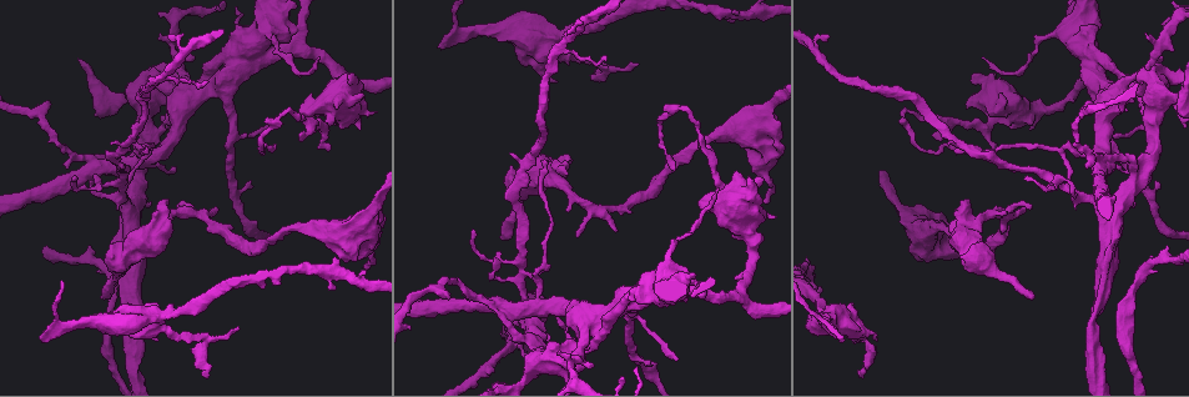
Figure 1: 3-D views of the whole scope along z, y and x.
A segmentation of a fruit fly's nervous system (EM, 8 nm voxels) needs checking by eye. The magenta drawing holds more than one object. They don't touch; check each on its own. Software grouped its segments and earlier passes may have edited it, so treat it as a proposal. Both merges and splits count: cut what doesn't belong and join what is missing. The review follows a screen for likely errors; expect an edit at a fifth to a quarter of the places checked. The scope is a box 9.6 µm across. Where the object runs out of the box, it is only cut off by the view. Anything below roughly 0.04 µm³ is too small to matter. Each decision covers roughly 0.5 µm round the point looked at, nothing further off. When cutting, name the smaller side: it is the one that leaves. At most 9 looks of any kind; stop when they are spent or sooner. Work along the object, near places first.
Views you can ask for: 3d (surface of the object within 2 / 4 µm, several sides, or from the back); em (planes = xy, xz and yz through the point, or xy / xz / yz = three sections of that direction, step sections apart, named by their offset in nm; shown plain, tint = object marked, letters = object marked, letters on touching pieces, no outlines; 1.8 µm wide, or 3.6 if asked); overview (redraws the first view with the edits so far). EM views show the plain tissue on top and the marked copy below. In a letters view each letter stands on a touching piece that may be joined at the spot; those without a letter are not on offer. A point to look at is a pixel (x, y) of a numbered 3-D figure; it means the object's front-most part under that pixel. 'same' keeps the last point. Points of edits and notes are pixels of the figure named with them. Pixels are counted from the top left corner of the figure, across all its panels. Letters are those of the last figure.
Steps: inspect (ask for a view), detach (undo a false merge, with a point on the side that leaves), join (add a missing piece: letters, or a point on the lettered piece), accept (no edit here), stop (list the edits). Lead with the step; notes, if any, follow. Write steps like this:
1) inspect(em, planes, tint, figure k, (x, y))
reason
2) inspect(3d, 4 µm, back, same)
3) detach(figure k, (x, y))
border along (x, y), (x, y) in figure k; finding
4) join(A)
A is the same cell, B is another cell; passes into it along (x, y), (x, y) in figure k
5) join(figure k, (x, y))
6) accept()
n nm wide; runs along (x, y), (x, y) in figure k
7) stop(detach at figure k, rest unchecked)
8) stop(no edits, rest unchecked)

inspect(3d, 2 µm, figure 1, (1032, 297))
free end

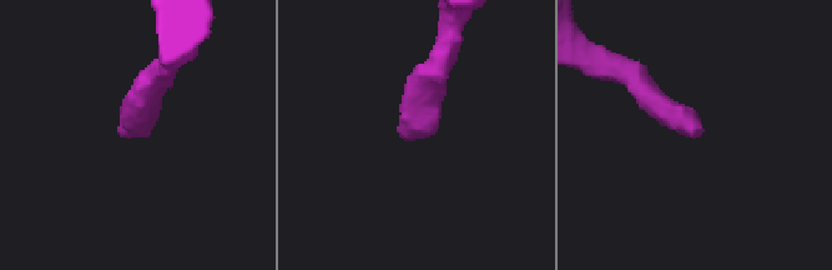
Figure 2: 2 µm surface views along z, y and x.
inspect(em, xy, step 16, tint, figure 2, (131, 133))

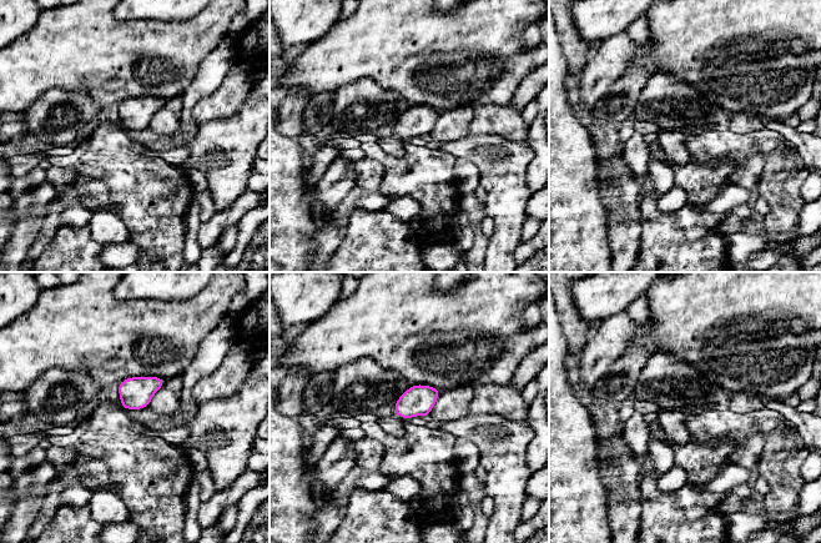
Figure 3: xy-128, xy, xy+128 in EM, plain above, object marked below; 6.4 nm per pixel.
inspect(em, planes, letters, same)

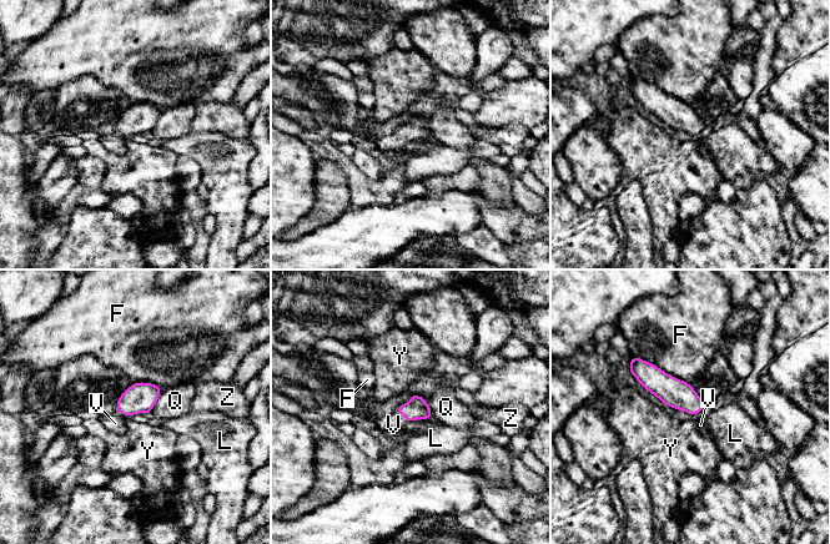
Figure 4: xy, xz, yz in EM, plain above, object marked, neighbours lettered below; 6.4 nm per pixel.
join(V)
V is the same cell, F, L, Q, Y and Z are other cells; passes into it along (417, 408), (403, 417), (393, 424) in figure 4; it goes on there

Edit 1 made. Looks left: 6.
inspect(3d, 2 µm, back, figure 1, (444, 47))

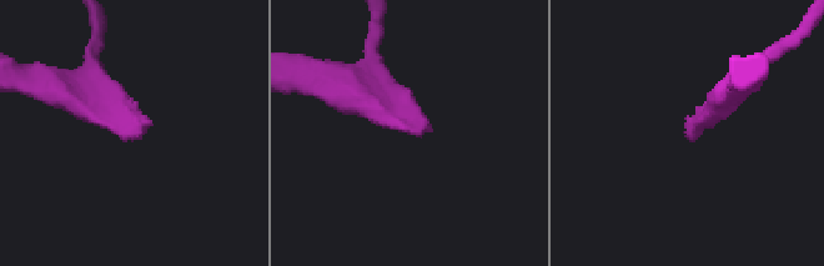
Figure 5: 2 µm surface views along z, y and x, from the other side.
inspect(em, planes, letters, figure 5, (420, 134))

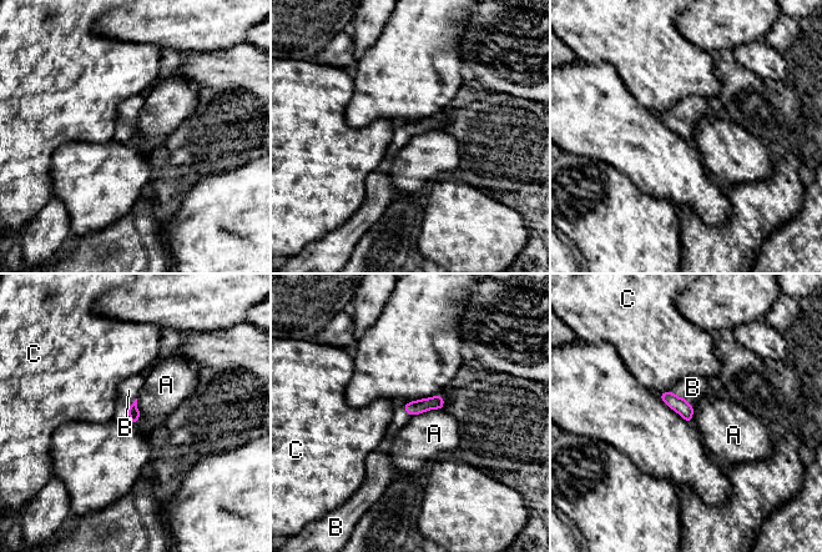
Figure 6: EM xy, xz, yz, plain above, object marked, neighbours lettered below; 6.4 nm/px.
join(B)
B is the same cell, A and C are other cells; passes into it along (679, 405), (685, 400), (692, 387) in figure 6; the cell continues

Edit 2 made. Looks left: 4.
inspect(em, xy, step 8, tint, figure 1, (876, 338))
free end

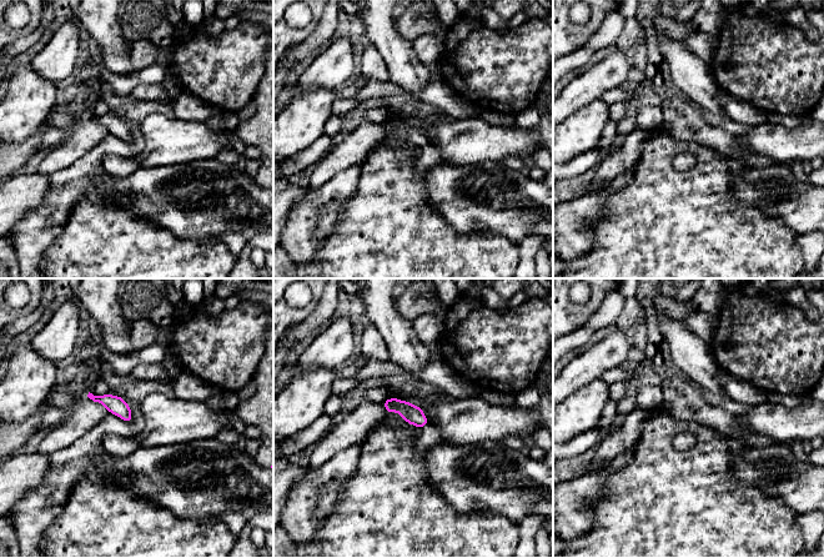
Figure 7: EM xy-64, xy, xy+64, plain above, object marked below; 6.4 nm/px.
inspect(em, planes, letters, same)

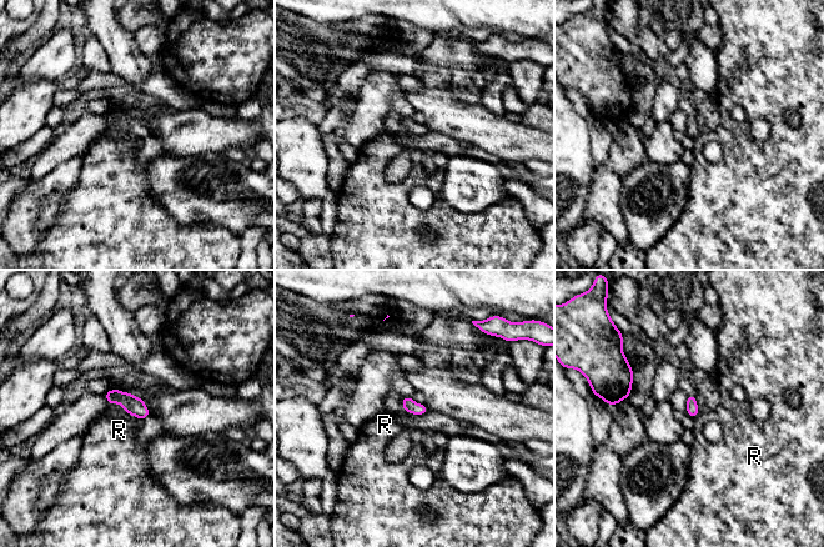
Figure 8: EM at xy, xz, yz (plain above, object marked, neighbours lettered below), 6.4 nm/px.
accept()
R touches over 90 nm; R is another cell; border along (126, 412), (137, 418) in figure 8; none of them fits

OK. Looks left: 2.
inspect(em, 3.6 µm, planes, tint, figure 1, (214, 208))
an open end

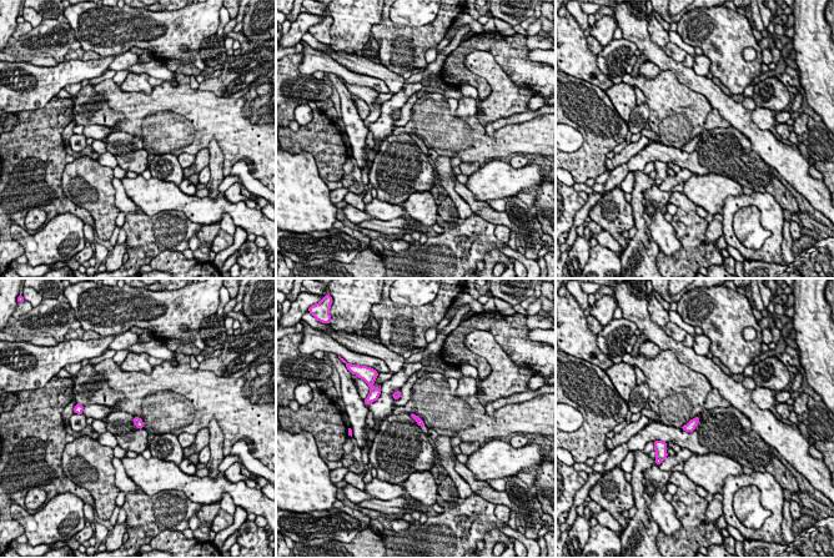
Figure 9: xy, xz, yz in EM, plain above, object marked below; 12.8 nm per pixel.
inspect(em, 3.6 µm, planes, letters, same)
what lies round it

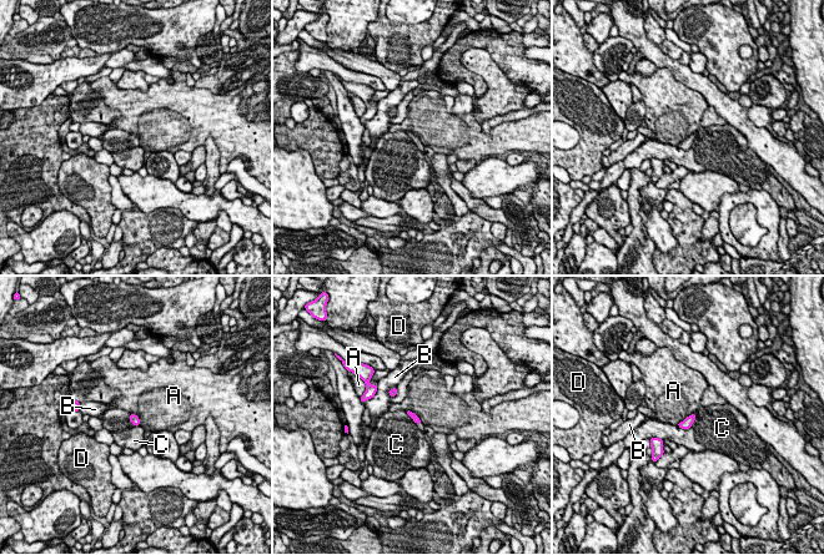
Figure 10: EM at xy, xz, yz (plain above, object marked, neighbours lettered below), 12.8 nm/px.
accept()
A, B, C and D are other cells; border along (405, 410), (411, 410), (422, 422) in figure 10; no lettered piece goes on from it

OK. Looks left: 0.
stop(join at figure 4, join at figure 6, rest unchecked)

